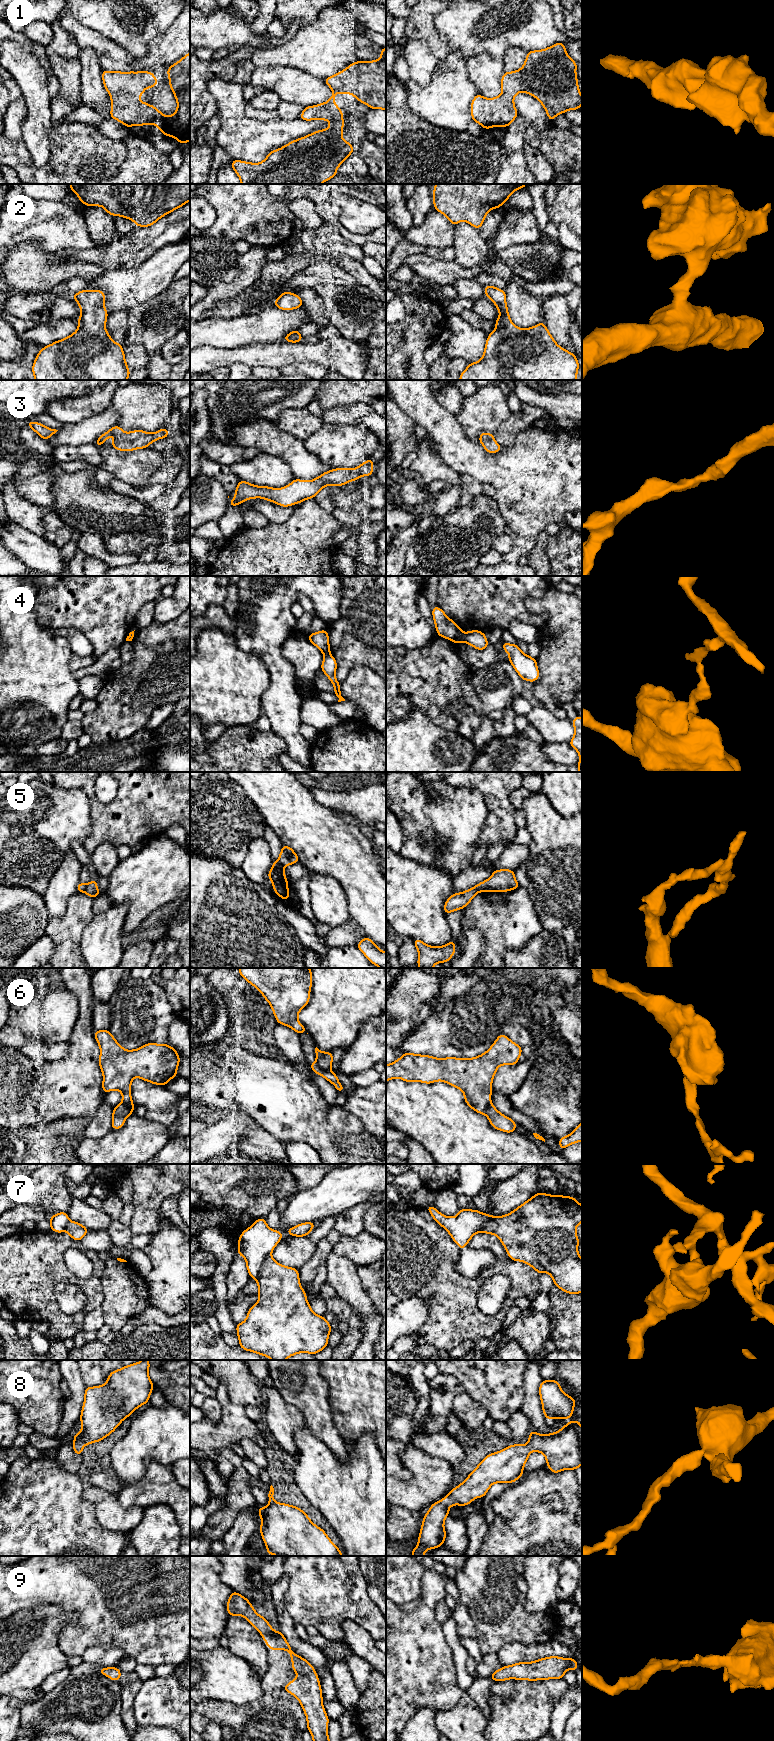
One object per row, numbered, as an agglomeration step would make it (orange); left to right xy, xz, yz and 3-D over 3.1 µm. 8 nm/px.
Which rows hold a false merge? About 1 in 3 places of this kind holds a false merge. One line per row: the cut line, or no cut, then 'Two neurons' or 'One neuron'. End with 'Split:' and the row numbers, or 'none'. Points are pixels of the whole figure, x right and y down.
1: No split. One neuron
2: No split. One neuron
3: No split. One neuron
4: Split along yz (463, 634), (464, 640). Two neurons
5: Split along xy (86, 885), (82, 891). Two neurons
6: Split along xz (316, 1061), (323, 1069), (329, 1070). Two neurons
7: Split along xz (270, 1252), (264, 1259), (256, 1280). Two neurons
8: No split. One neuron
9: No split. One neuron
Split: 4, 5, 6, 7

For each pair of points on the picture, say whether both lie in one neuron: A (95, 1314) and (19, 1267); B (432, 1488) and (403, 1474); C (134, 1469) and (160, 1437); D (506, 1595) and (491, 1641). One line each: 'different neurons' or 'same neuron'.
A: different neurons
B: different neurons
C: same neuron
D: same neuron

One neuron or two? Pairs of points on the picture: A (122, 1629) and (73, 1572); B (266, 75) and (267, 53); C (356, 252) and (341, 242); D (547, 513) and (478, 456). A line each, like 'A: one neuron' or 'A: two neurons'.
A: one neuron
B: two neurons
C: one neuron
D: one neuron

